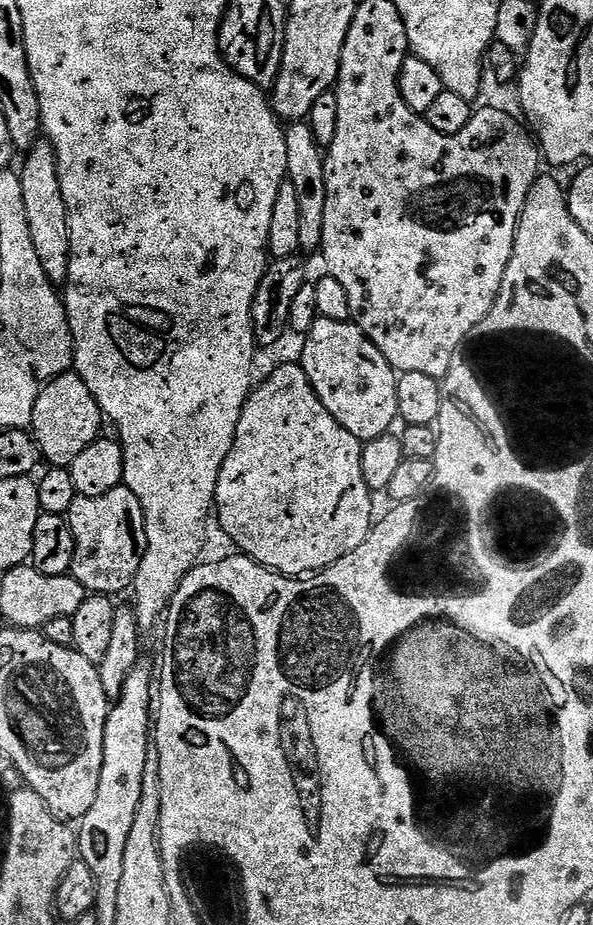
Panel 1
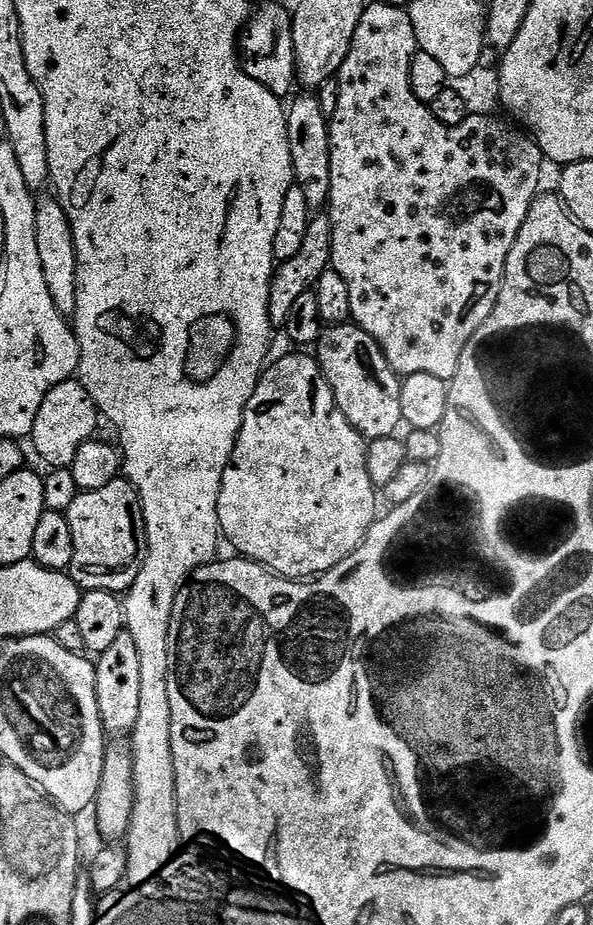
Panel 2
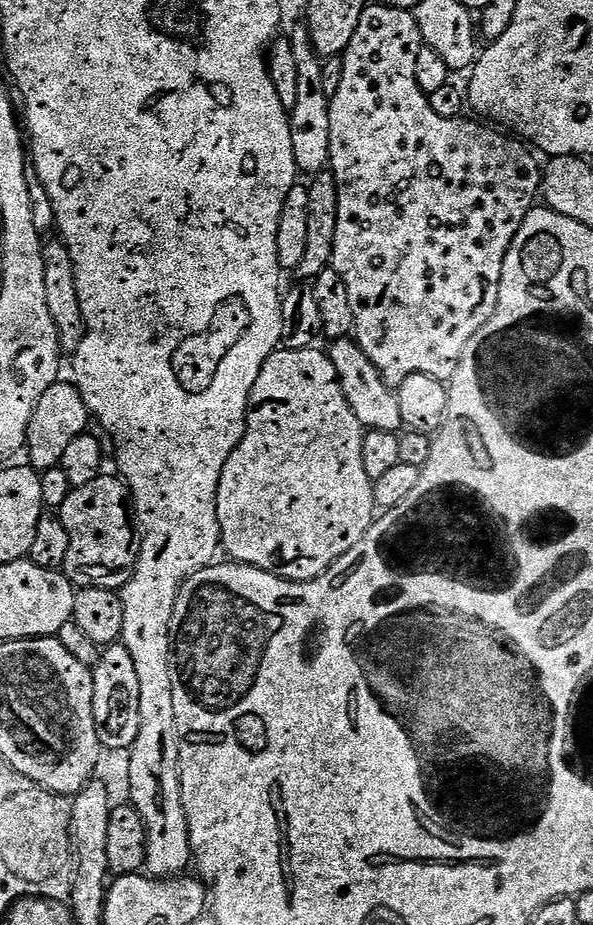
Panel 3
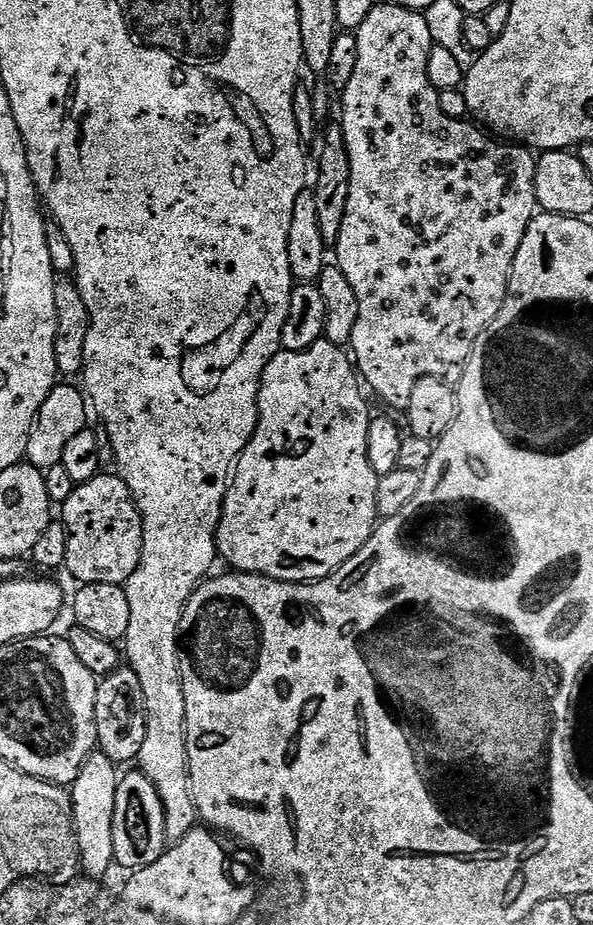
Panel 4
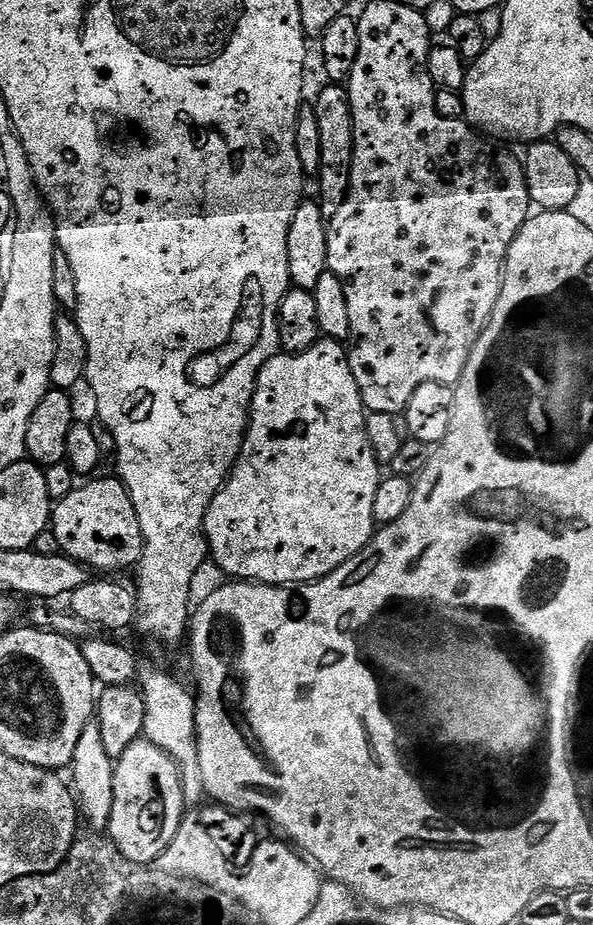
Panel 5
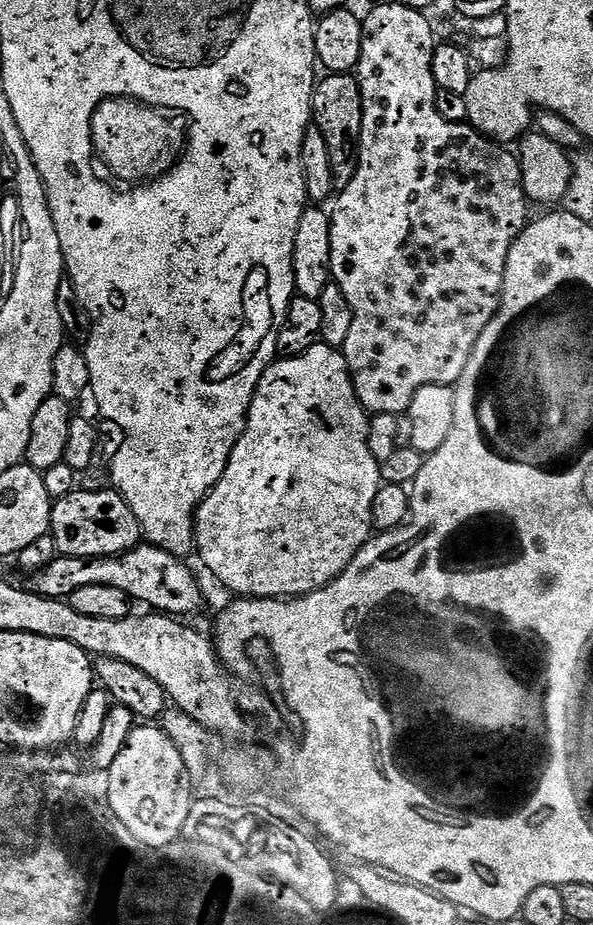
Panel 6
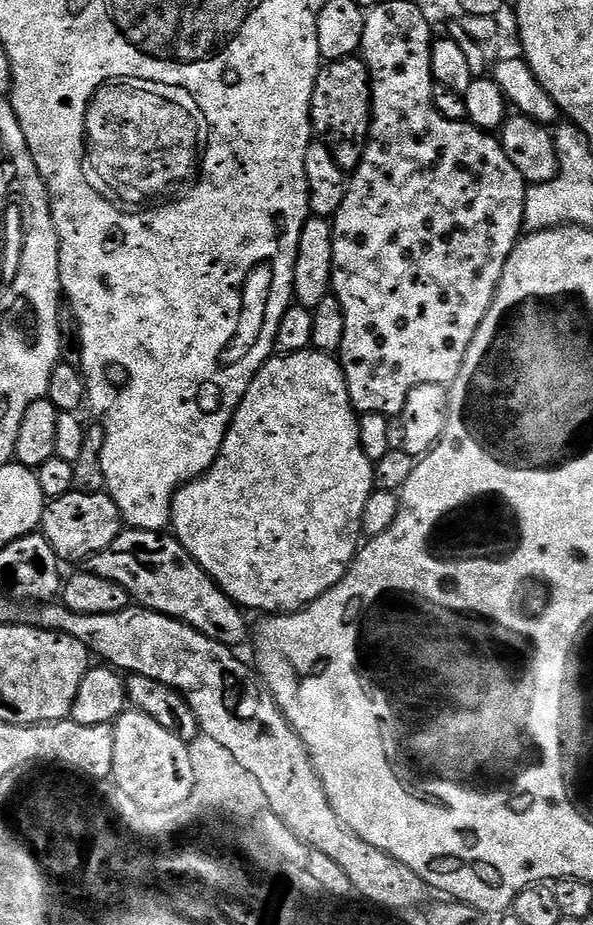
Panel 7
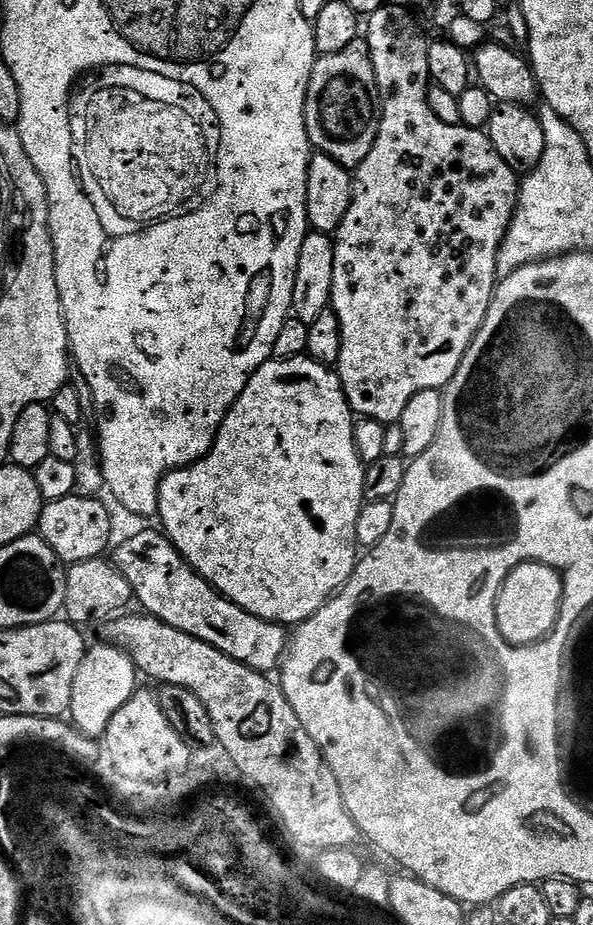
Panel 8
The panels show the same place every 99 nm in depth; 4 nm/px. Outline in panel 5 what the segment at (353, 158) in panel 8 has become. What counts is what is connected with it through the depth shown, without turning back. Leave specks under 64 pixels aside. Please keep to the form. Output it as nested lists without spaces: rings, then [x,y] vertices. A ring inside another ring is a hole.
[[[329,83],[316,96],[314,107],[318,118],[318,135],[322,142],[322,166],[318,183],[320,183],[320,196],[318,203],[322,214],[331,218],[338,214],[342,202],[348,196],[348,187],[352,181],[352,155],[354,154],[354,118],[348,97],[347,87],[339,83]]]

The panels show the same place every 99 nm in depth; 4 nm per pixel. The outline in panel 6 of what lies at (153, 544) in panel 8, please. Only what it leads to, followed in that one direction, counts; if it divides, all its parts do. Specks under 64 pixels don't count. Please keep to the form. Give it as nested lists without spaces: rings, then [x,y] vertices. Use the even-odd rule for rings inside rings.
[[[141,542],[121,556],[65,556],[57,555],[45,568],[33,571],[31,591],[46,598],[67,600],[74,590],[82,586],[114,586],[133,601],[149,604],[149,609],[160,614],[184,614],[200,608],[200,584],[179,556],[170,554],[158,546]]]

